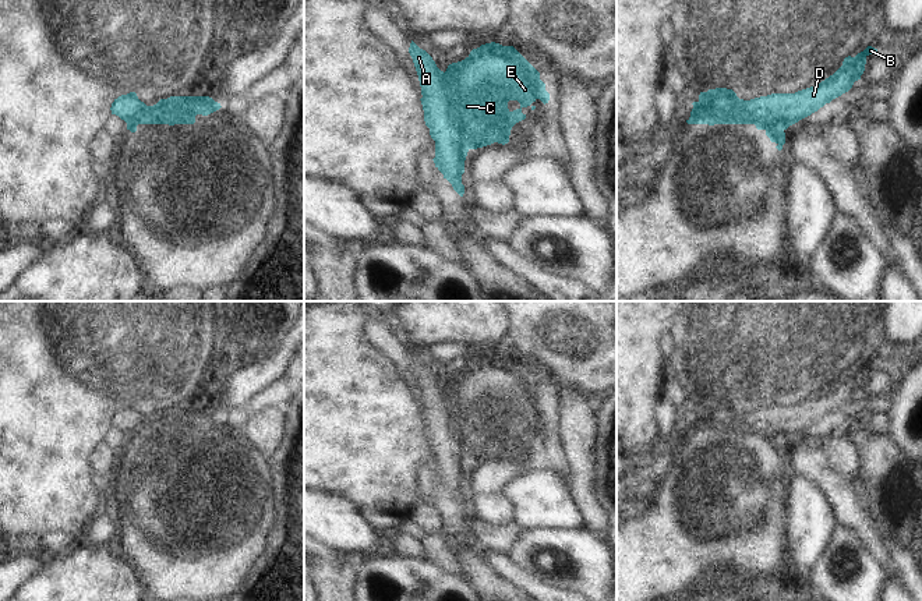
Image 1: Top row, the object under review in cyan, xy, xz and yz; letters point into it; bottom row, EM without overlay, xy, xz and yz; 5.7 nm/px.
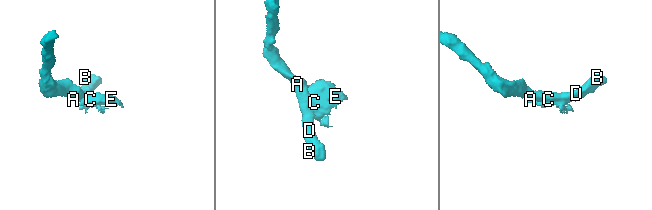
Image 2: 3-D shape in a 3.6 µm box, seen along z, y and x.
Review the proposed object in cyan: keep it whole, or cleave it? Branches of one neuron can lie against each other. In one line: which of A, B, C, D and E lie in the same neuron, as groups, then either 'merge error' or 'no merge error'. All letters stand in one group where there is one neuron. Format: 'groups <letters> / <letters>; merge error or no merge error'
groups A B D / C E; merge error

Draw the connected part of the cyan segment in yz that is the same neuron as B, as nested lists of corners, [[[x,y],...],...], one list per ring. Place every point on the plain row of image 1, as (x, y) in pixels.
[[[868,358],[855,370],[845,370],[842,378],[833,388],[815,399],[798,403],[795,406],[771,406],[767,409],[743,413],[739,411],[732,402],[716,400],[709,402],[707,404],[700,404],[699,413],[693,414],[692,417],[695,418],[696,416],[702,416],[711,420],[714,424],[742,424],[750,429],[757,429],[773,439],[787,442],[789,438],[817,424],[826,416],[830,416],[833,411],[848,404],[852,400],[854,395],[861,392],[861,388],[865,383],[866,370],[869,367],[875,367],[876,364],[877,361]]]

